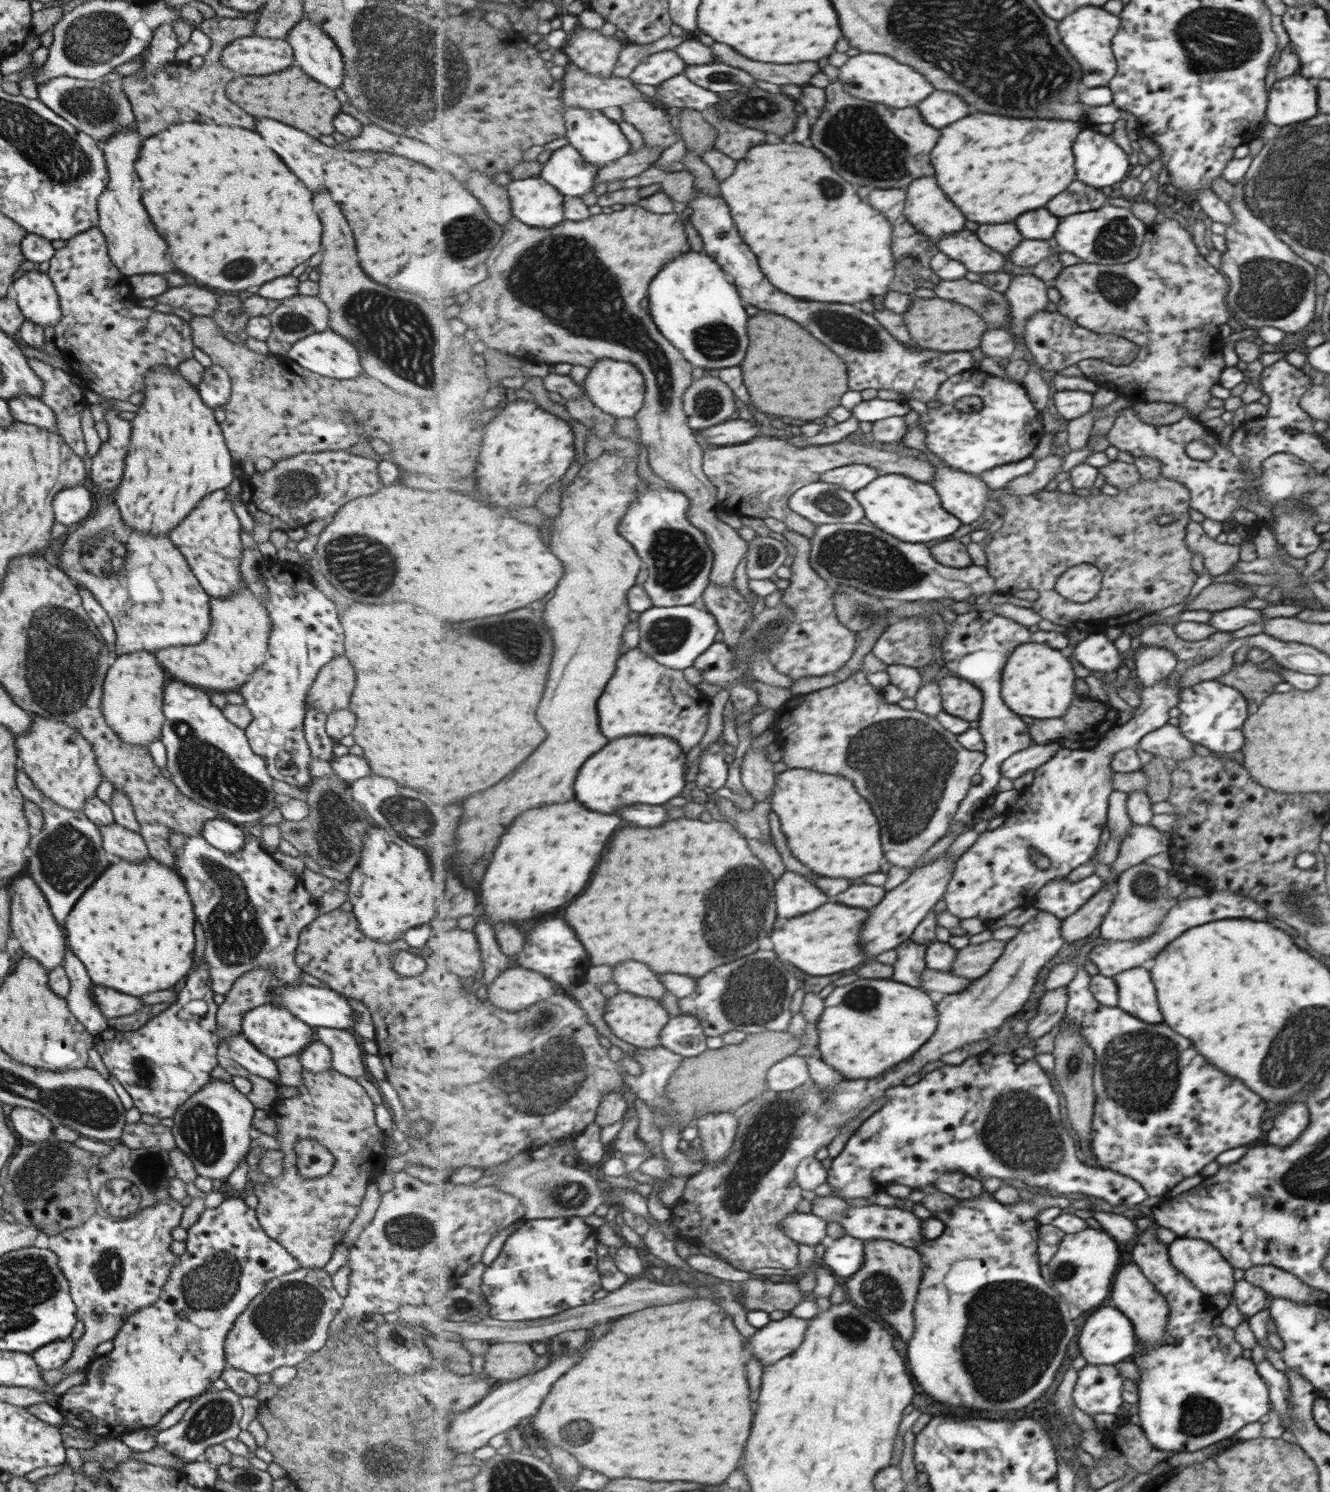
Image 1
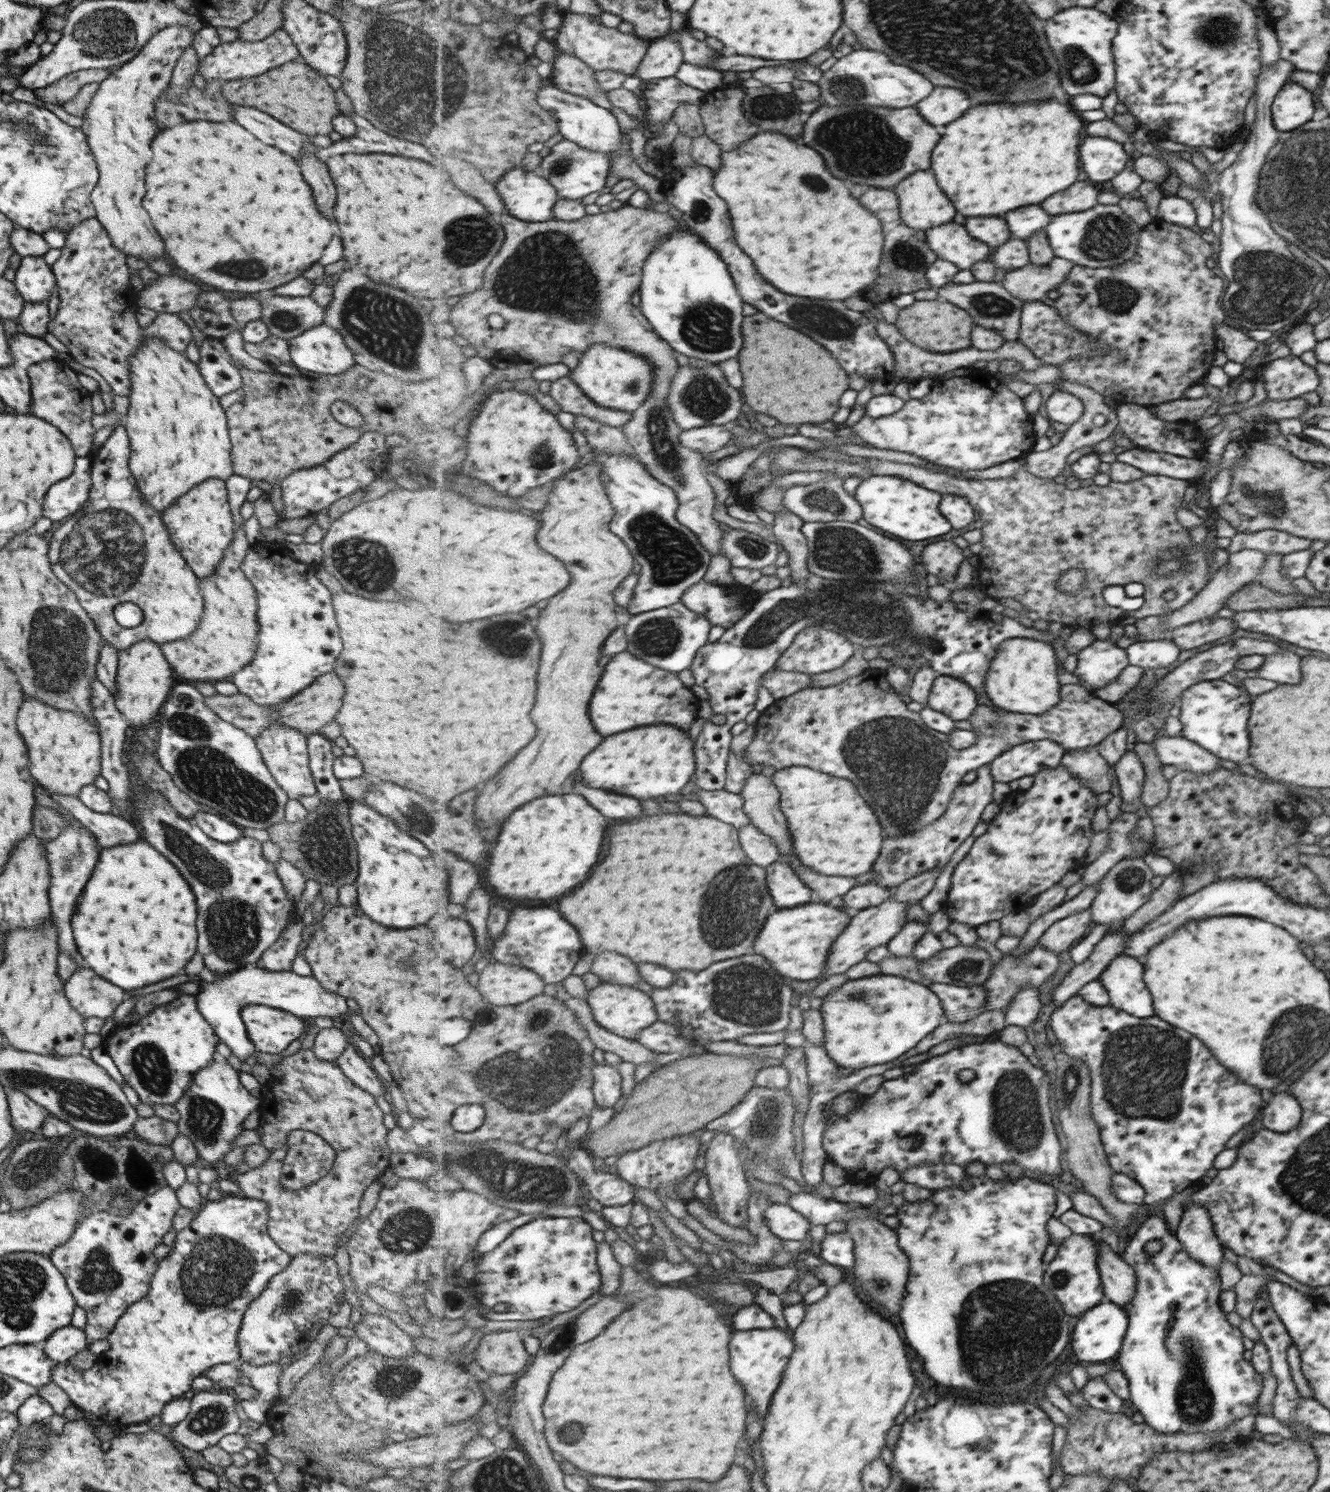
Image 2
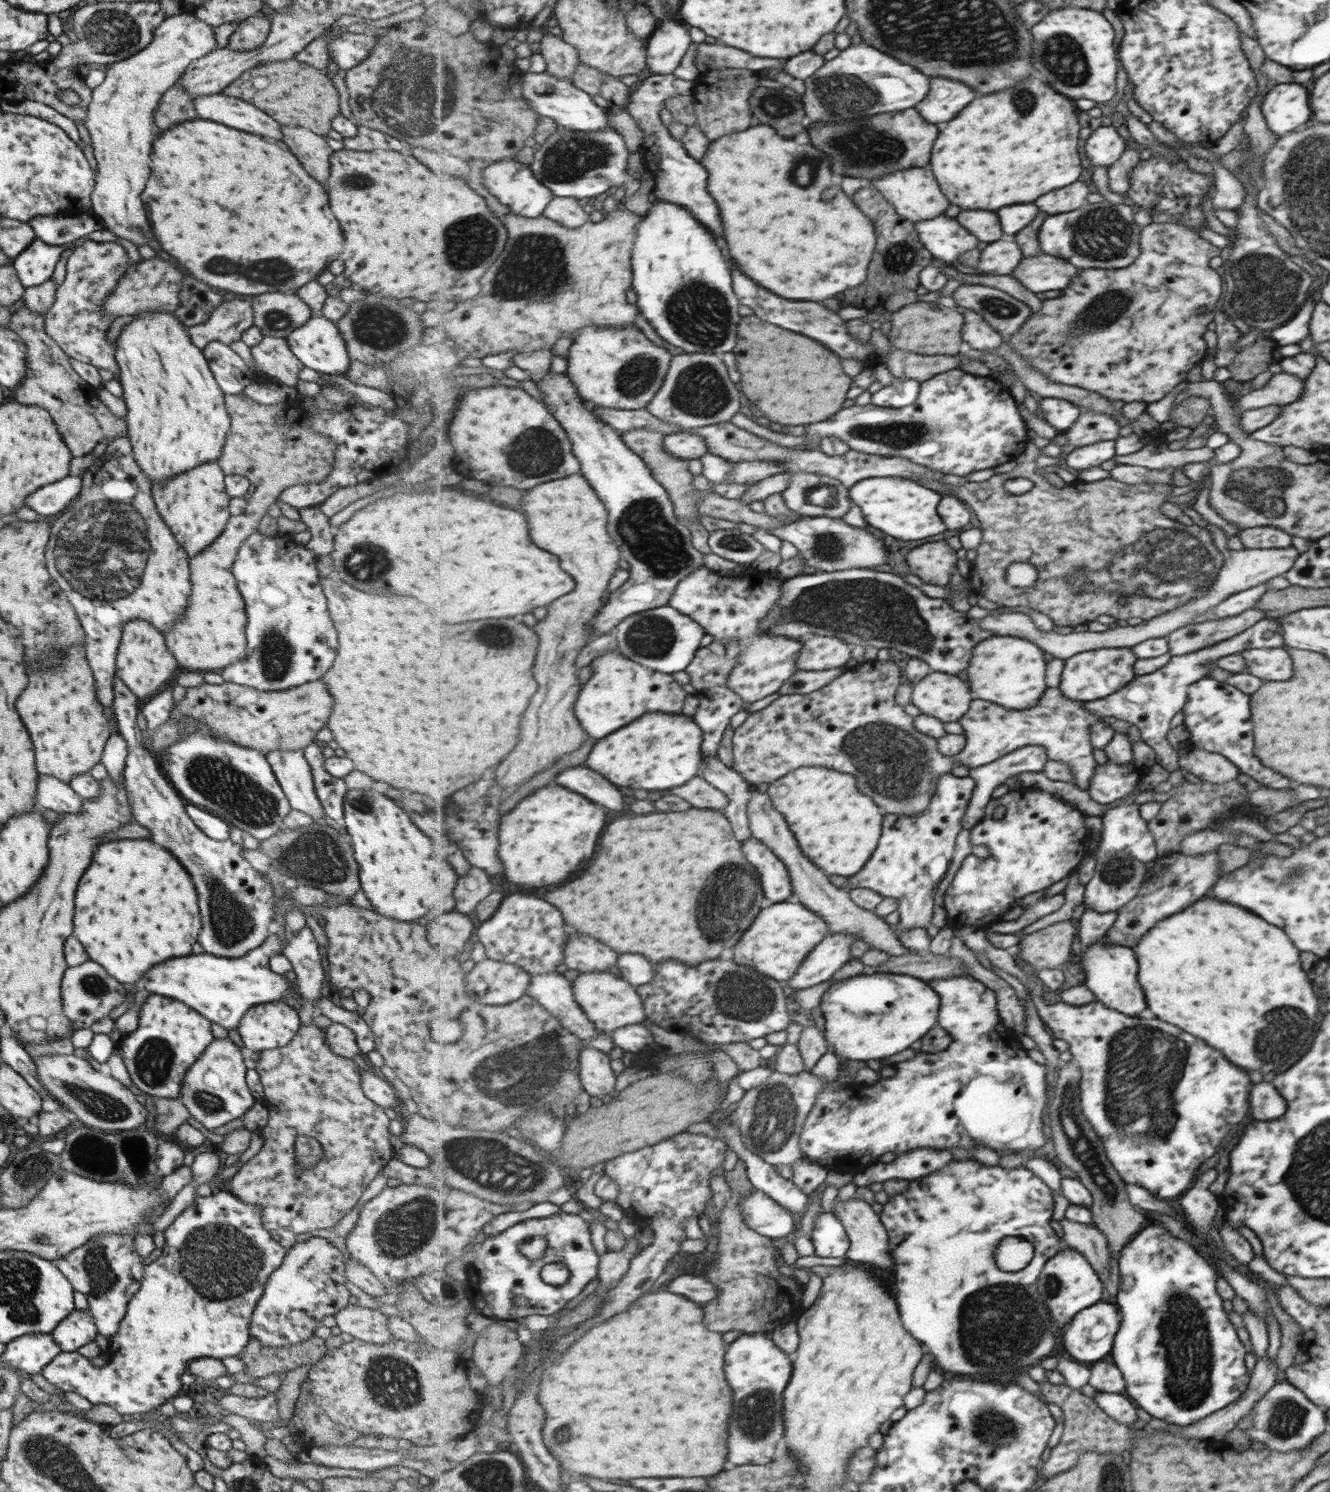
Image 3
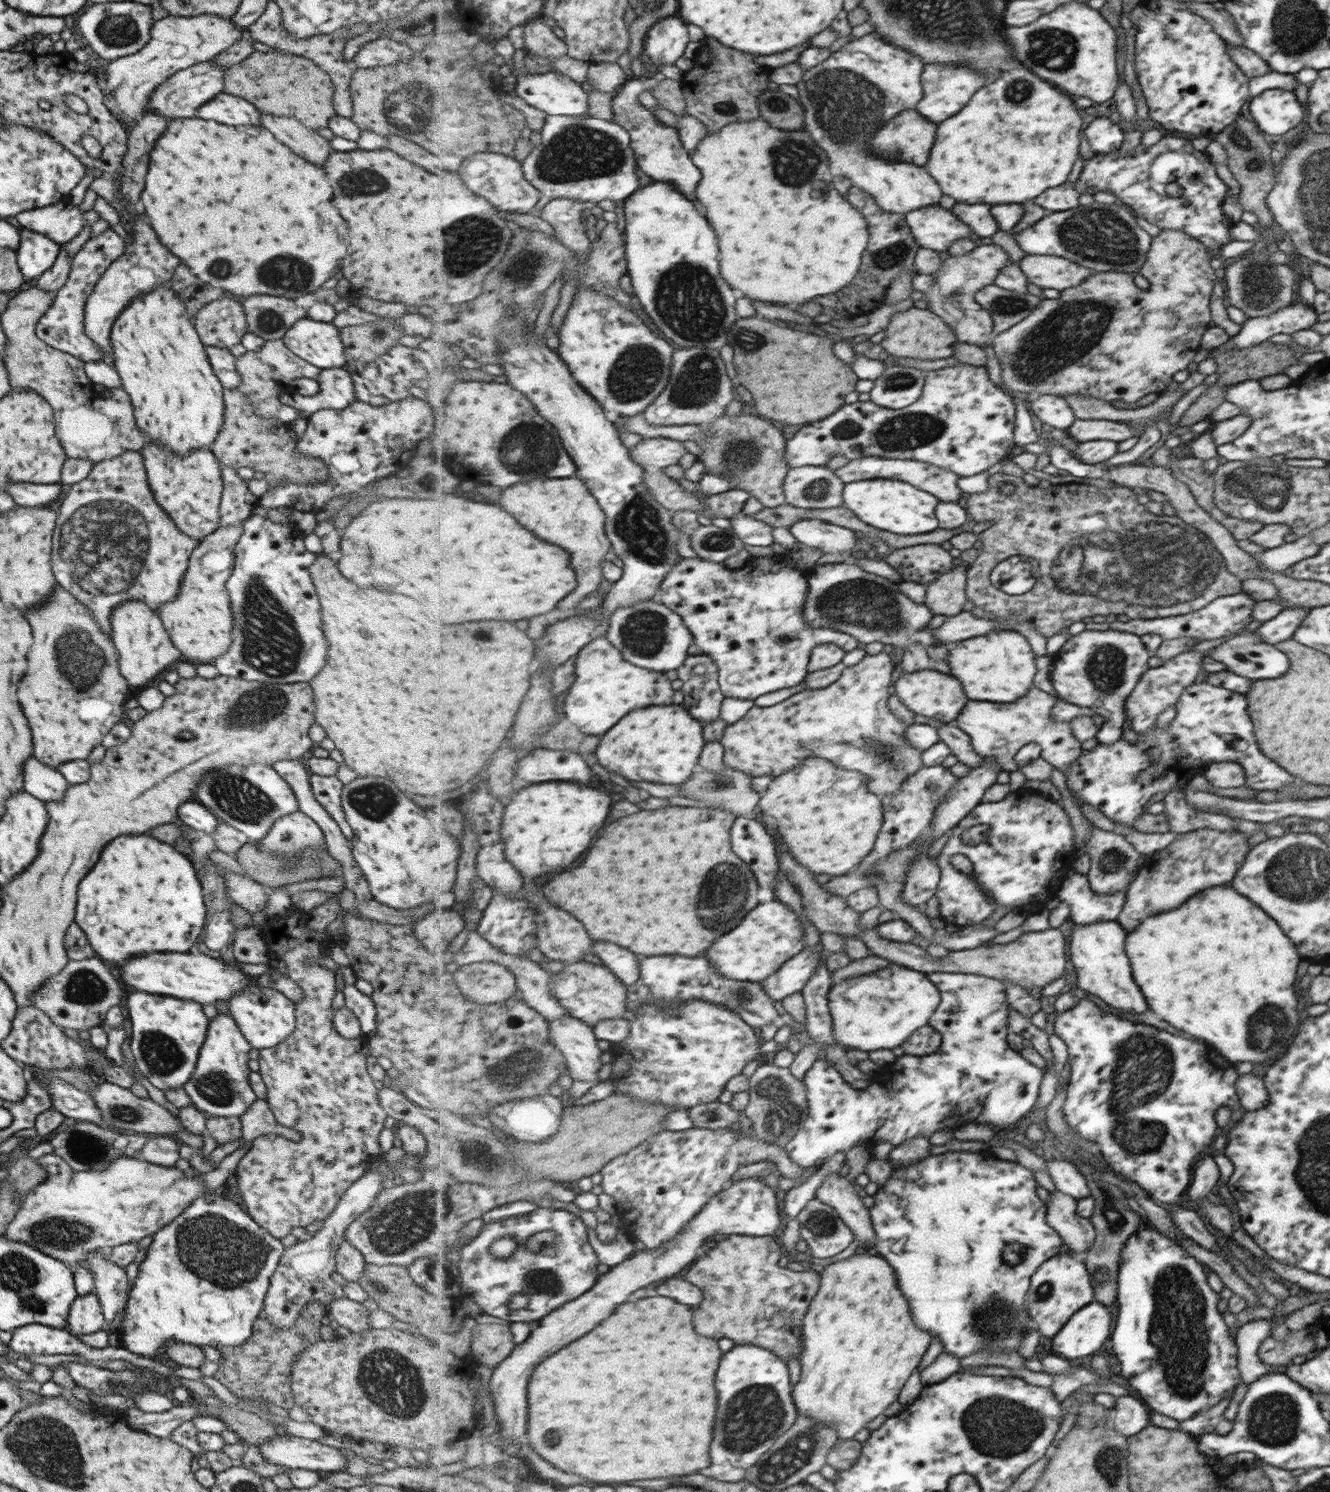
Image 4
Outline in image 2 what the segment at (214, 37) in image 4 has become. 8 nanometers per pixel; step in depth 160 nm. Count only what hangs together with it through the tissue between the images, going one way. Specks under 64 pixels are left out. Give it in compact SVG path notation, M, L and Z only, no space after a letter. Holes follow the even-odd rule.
M173 25L166 26L163 30L159 30L159 32L156 32L153 34L153 36L151 36L151 38L149 38L149 40L139 49L139 52L137 52L133 58L130 58L122 65L118 65L117 68L113 68L113 71L111 71L99 83L98 90L93 94L93 97L90 99L88 107L86 108L86 143L90 148L98 170L98 179L96 185L90 192L90 201L95 214L94 218L99 222L99 224L102 225L103 230L105 230L109 240L111 240L111 246L113 246L115 250L119 250L119 252L123 253L125 256L131 255L141 257L141 260L147 260L147 258L143 258L143 256L161 256L161 254L163 254L163 242L161 242L161 238L155 234L155 230L153 230L153 226L151 226L151 222L149 222L149 216L147 216L147 214L145 214L145 210L141 208L141 196L143 196L143 192L145 192L145 188L143 188L143 186L145 186L145 184L143 184L143 168L145 168L145 164L147 164L147 162L149 162L149 158L151 158L149 144L151 144L153 136L157 134L157 125L154 115L154 102L158 100L160 92L162 92L168 86L168 82L170 81L171 73L174 69L176 61L182 55L184 48L192 46L194 36L195 32L193 32L188 26Z

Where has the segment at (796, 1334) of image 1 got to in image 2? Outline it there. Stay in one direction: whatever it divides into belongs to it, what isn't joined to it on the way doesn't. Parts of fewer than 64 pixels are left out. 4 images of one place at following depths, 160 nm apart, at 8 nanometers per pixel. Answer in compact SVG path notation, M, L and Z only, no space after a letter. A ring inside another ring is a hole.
M775 1328L769 1330L757 1329L749 1332L737 1332L735 1342L731 1342L731 1370L735 1370L735 1378L745 1386L753 1408L757 1408L757 1416L765 1420L769 1414L771 1398L778 1392L782 1384L784 1372L790 1364L790 1358L794 1353L796 1343L792 1336L785 1331Z

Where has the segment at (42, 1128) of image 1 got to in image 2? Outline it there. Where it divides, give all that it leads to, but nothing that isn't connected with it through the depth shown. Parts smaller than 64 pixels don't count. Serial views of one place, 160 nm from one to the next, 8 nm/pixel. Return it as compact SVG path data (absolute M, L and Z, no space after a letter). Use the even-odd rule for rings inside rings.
M9 1089L6 1094L11 1126L25 1136L39 1133L40 1126L49 1113L42 1106L33 1102L20 1090Z

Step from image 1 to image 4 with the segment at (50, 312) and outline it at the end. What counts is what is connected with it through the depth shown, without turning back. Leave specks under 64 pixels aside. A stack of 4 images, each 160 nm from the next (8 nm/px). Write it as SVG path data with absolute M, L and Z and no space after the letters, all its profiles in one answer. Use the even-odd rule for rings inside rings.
M23 227L19 229L19 239L15 251L18 270L25 281L37 279L53 264L61 246Z

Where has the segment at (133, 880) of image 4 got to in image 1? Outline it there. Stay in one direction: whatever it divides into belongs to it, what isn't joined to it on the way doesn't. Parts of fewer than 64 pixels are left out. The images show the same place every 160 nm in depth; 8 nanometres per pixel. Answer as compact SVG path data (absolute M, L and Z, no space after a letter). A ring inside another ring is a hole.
M151 857L137 862L119 859L101 872L81 894L65 917L66 945L83 963L93 985L112 988L129 996L165 990L191 971L193 954L193 907L182 878Z

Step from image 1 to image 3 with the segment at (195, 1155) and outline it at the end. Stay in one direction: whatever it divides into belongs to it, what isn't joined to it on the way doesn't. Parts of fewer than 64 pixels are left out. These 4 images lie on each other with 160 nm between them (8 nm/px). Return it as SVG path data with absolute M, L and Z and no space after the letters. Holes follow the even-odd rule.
M229 1037L213 1038L207 1048L195 1062L185 1071L181 1081L179 1100L188 1113L202 1124L201 1128L209 1131L227 1124L234 1118L240 1118L254 1103L253 1093L246 1085L247 1069L243 1065L243 1057L247 1052L237 1047Z

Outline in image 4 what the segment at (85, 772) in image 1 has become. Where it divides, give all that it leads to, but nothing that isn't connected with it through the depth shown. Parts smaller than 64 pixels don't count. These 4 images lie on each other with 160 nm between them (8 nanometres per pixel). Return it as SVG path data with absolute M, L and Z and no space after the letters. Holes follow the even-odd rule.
M55 585L41 606L27 612L27 622L31 626L33 644L27 652L29 670L17 686L17 700L31 728L32 757L43 766L57 770L63 762L85 760L113 725L124 721L123 703L130 696L130 686L120 675L118 654L111 637L100 629L89 609L62 586Z

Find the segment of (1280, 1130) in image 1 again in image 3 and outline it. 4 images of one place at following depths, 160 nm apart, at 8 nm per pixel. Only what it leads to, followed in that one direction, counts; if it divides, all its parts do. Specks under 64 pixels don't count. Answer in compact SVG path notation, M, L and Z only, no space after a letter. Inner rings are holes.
M1255 1083L1249 1092L1252 1118L1255 1121L1272 1121L1285 1110L1284 1100L1276 1093L1272 1084Z

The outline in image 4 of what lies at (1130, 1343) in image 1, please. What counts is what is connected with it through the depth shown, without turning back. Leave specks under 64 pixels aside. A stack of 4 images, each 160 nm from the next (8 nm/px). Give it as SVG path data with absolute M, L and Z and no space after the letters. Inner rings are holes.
M1093 1301L1052 1337L1051 1346L1059 1356L1069 1359L1102 1353L1103 1342L1113 1332L1113 1321L1114 1313Z

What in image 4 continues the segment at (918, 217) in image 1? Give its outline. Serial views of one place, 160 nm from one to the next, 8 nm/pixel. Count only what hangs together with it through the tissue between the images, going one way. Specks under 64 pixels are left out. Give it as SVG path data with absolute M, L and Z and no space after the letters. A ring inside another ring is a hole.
M875 32L853 38L823 64L805 72L803 80L795 86L801 92L798 99L804 106L807 130L827 150L831 166L841 168L853 186L872 194L883 210L906 215L941 202L943 192L925 168L908 162L891 162L869 152L867 144L877 130L903 110L917 108L923 100L923 58L909 50L899 50L885 40Z

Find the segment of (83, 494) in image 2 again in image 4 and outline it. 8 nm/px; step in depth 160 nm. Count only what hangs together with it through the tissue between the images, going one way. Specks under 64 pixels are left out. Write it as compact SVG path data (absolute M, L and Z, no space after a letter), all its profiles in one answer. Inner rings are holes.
M15 482L7 486L6 493L11 496L15 505L22 507L49 506L56 496L61 494L61 483L56 484L27 484Z

